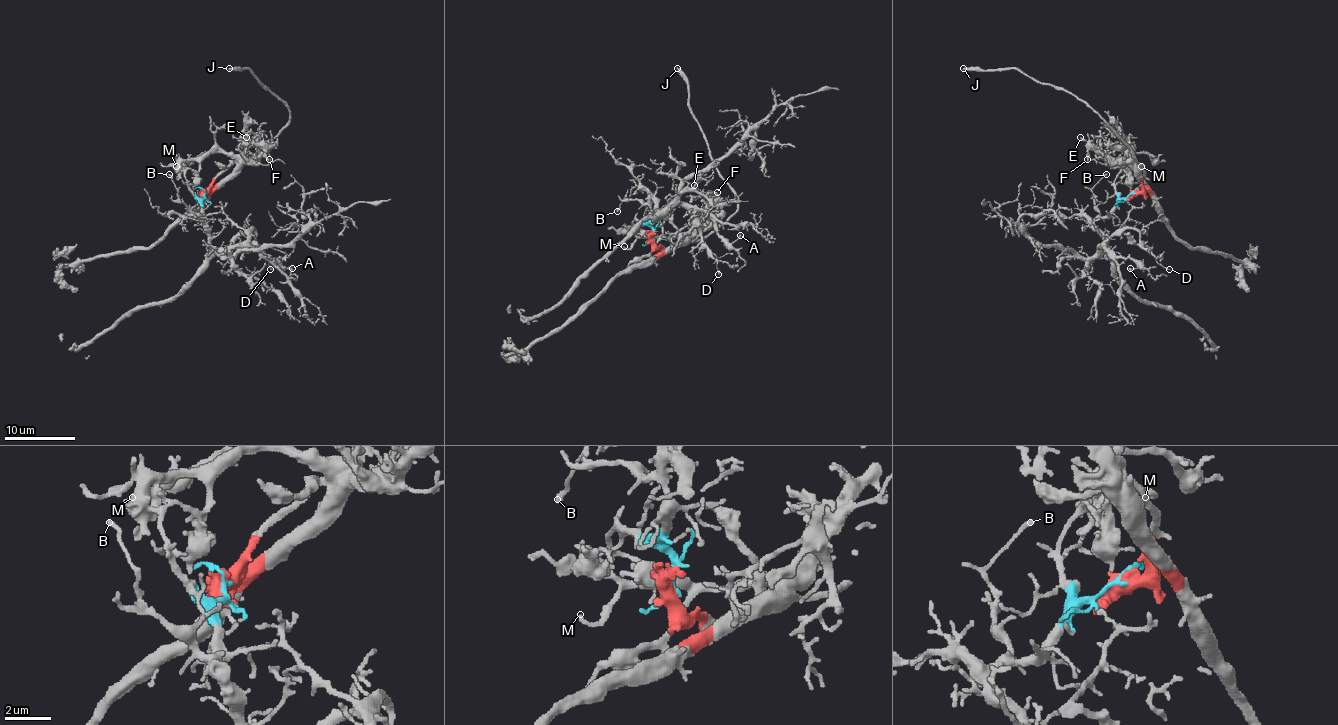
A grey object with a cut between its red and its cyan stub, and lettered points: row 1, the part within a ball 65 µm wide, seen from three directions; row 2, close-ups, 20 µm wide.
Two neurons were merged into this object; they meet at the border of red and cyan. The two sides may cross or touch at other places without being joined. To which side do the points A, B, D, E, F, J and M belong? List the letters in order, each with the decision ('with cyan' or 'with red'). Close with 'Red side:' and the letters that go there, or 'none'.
A: with cyan
B: with cyan
D: with cyan
E: with red
F: with red
J: with red
M: with red
Red side: E, F, J, M

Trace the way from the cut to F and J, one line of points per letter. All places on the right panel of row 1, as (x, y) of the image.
F: (1133, 193), (1145, 186), (1145, 183), (1126, 163), (1110, 162), (1097, 149), (1088, 151), (1087, 160)
J: (1133, 193), (1141, 188), (1143, 170), (1136, 158), (1104, 121), (1067, 91), (1037, 82), (1012, 68), (963, 68)

